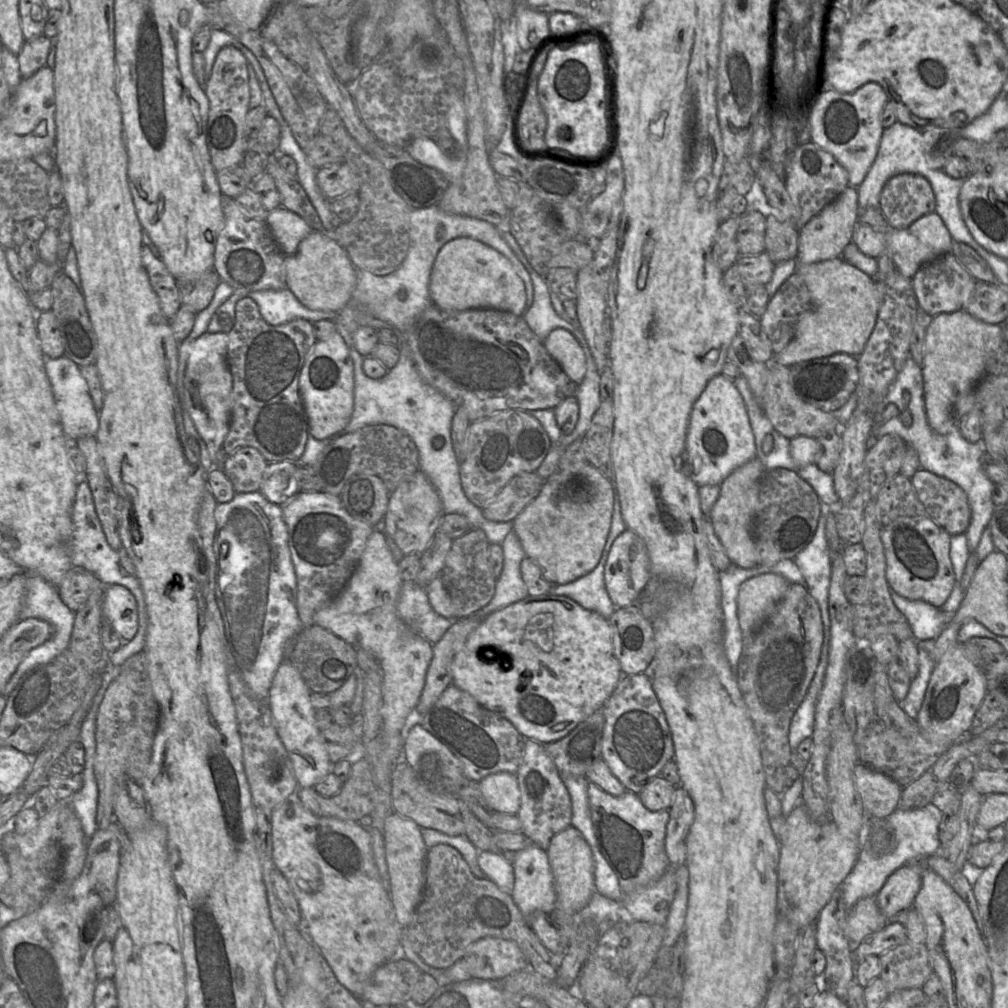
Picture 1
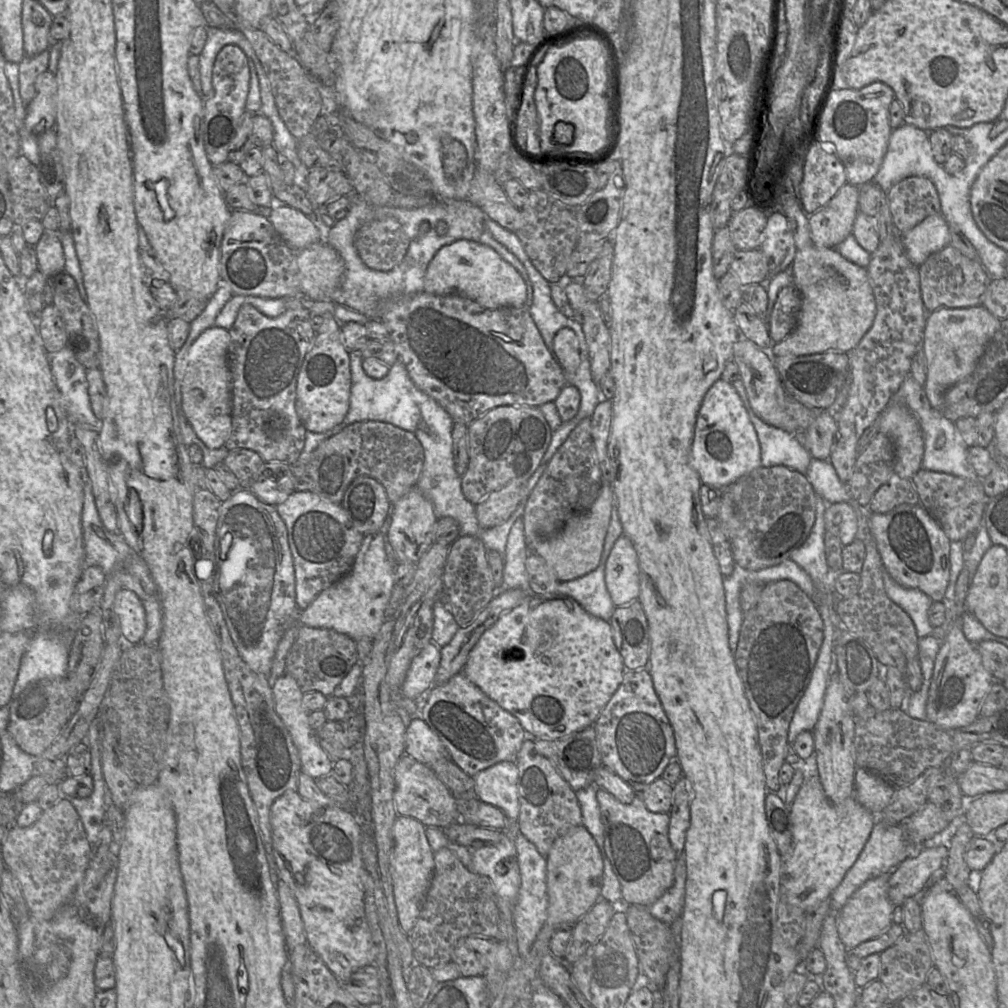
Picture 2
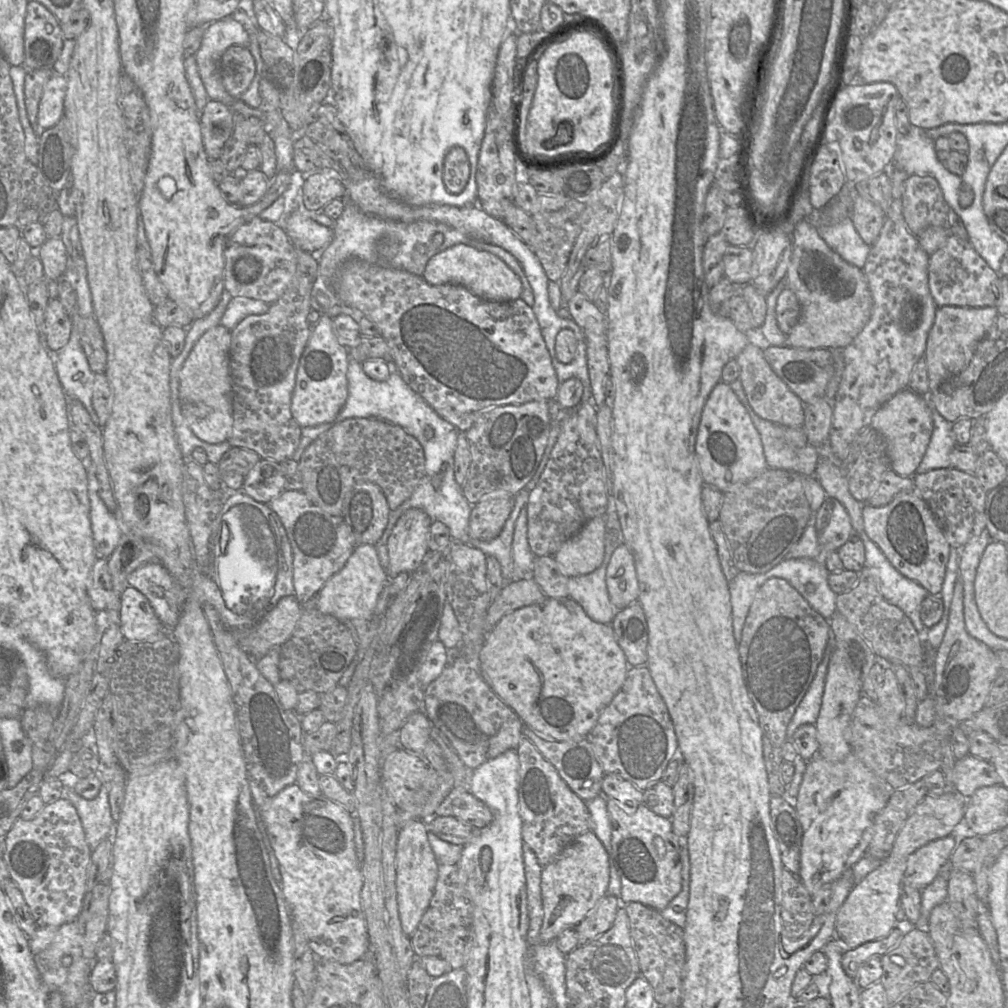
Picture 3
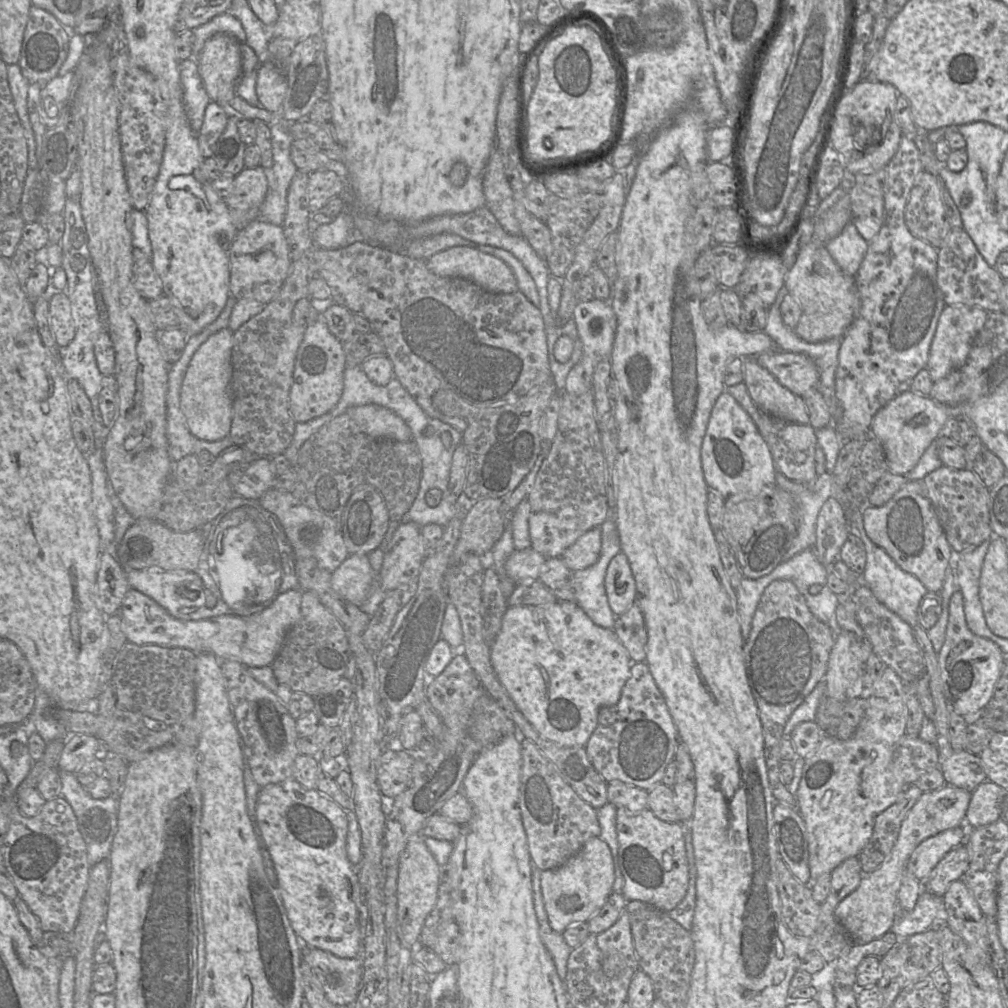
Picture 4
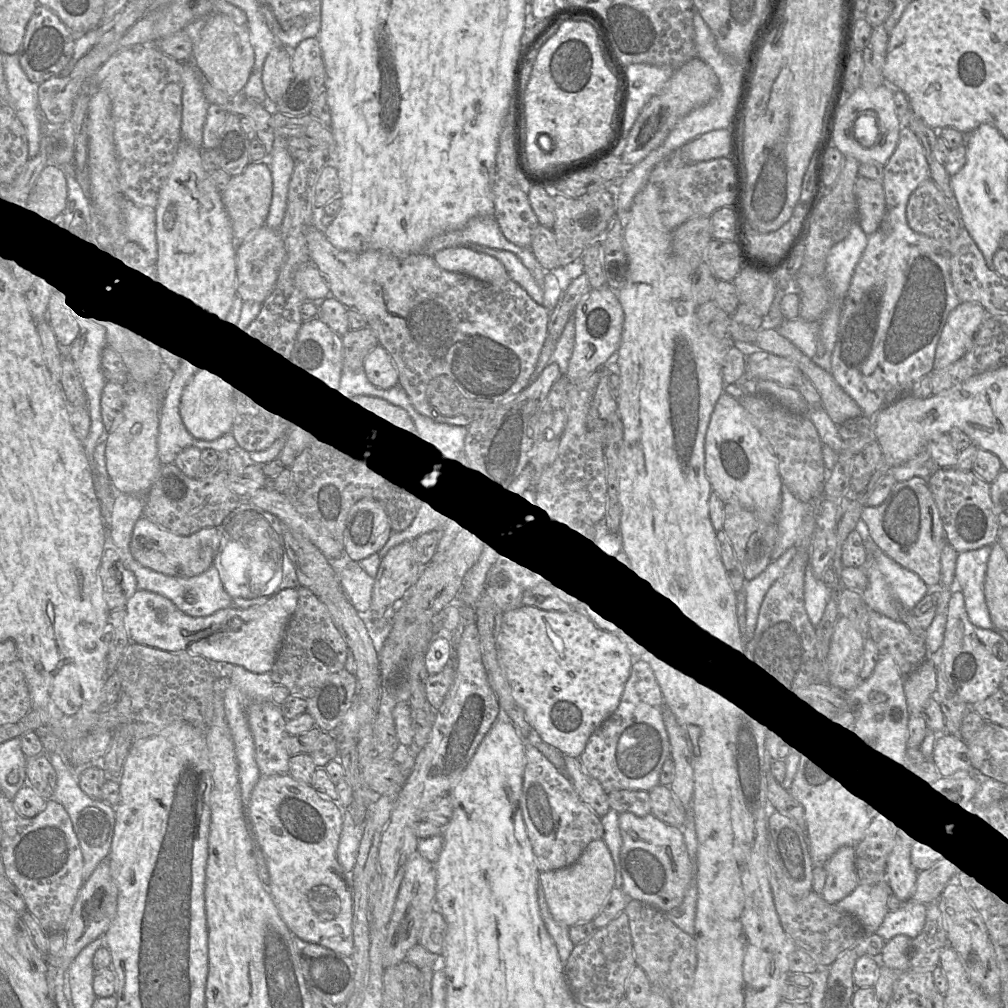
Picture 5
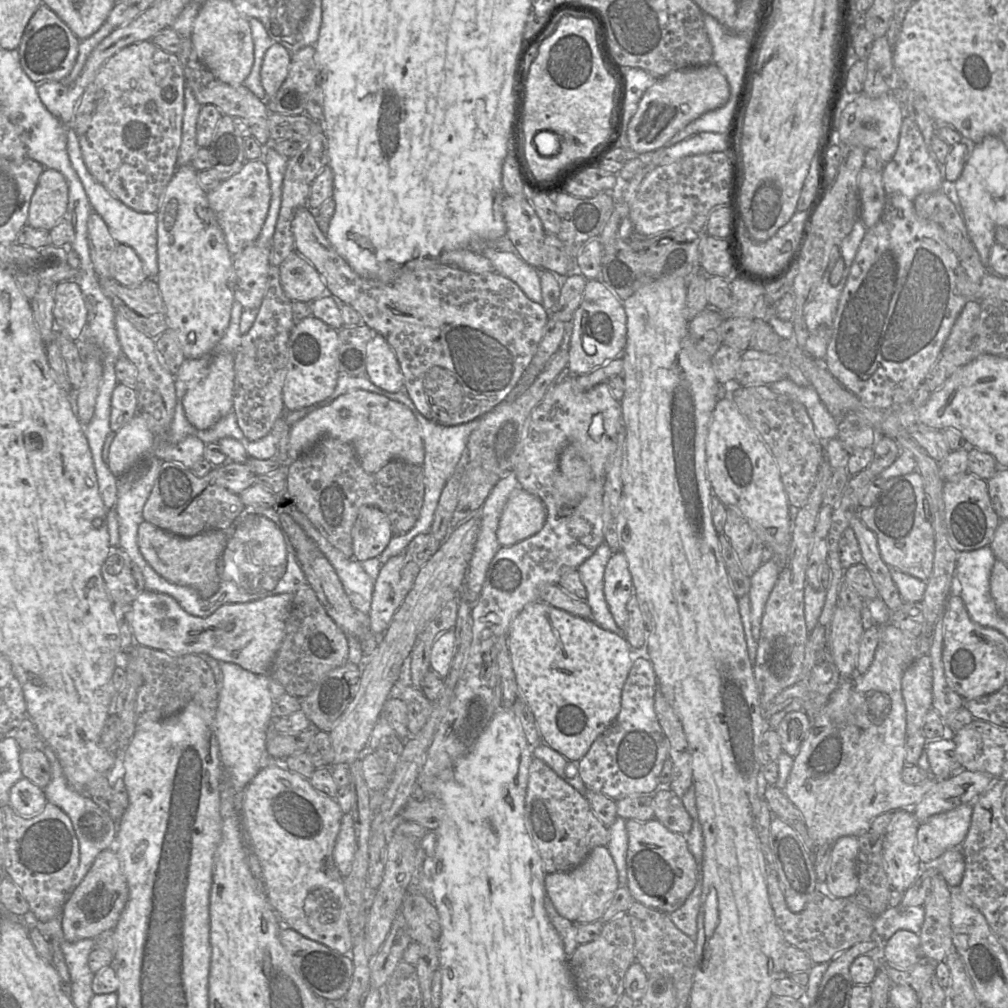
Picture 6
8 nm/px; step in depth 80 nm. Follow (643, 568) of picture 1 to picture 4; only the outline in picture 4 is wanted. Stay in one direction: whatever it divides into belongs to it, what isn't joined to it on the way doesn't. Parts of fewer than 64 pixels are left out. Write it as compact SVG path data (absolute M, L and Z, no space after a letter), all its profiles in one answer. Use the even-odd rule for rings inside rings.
M623 551L617 553L607 567L605 589L609 605L616 616L623 614L636 599L636 582Z

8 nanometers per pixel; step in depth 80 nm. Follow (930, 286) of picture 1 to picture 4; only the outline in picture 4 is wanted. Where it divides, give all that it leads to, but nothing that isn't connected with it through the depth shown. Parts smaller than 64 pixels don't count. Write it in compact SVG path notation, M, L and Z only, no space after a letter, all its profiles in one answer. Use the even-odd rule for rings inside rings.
M952 228L945 242L938 248L937 283L947 305L979 306L988 312L1003 310L1005 280L995 266L986 262L964 228Z

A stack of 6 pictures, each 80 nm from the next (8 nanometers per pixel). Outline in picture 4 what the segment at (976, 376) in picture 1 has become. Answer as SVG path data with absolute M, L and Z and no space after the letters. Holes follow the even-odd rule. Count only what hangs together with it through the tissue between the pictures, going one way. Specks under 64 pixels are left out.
M964 304L945 306L938 320L927 362L927 369L933 382L944 378L951 371L965 363L973 341L983 328L987 316L988 311L979 306Z

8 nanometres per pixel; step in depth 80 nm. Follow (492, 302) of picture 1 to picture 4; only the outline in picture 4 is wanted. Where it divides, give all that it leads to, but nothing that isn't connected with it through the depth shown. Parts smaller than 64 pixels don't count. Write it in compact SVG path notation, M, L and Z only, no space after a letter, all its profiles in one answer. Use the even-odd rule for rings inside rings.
M454 246L436 253L427 261L427 267L437 276L467 279L492 293L510 294L518 290L515 275L502 260L469 246Z

